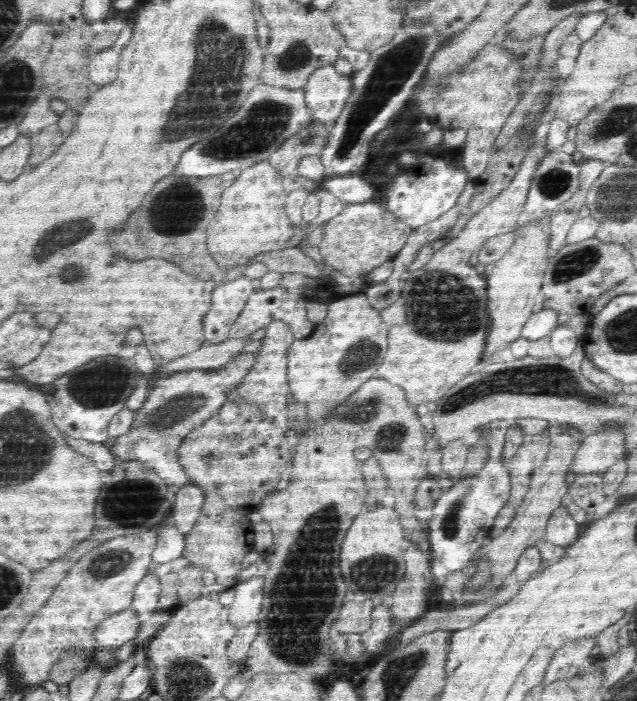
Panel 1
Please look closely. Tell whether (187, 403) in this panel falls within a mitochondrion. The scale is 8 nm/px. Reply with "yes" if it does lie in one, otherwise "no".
yes

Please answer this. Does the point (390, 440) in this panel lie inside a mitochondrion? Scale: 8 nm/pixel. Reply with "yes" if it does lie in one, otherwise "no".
yes

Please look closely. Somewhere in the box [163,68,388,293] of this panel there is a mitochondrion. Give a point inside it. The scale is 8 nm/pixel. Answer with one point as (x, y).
(266, 122)

